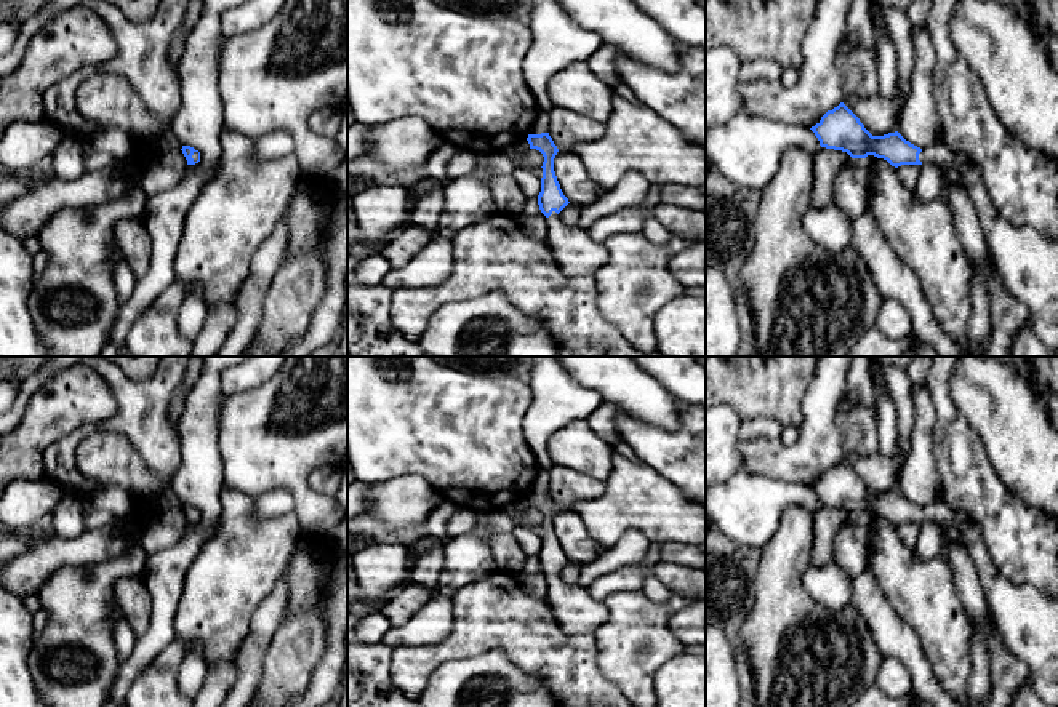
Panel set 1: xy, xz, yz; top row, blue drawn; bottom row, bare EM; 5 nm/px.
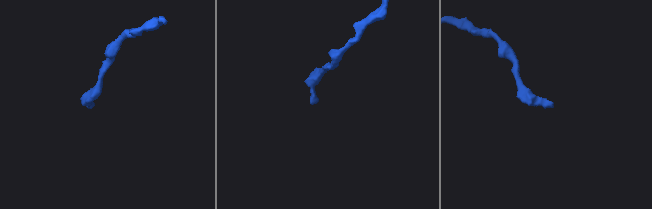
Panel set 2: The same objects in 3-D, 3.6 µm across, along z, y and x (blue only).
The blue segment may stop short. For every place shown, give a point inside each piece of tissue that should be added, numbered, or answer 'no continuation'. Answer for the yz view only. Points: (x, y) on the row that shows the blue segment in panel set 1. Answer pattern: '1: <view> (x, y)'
1: yz (1026, 259)

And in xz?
1: xz (577, 253)

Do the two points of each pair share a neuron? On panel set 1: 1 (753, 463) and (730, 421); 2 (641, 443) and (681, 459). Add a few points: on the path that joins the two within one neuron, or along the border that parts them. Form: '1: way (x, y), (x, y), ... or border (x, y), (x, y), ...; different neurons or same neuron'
1: border (740, 440), (738, 471); different neurons
2: way (650, 443), (671, 453); same neuron

